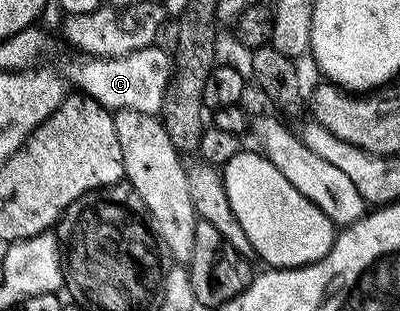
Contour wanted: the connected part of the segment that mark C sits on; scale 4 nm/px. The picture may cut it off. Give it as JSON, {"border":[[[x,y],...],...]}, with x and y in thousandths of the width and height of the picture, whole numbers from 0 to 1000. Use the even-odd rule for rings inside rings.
{"border":[[[388,145],[330,167],[320,180],[285,186],[200,190],[165,241],[188,289],[218,302],[270,354],[315,350],[355,357],[358,367],[395,370],[410,341],[420,277],[435,244],[435,190]]]}

